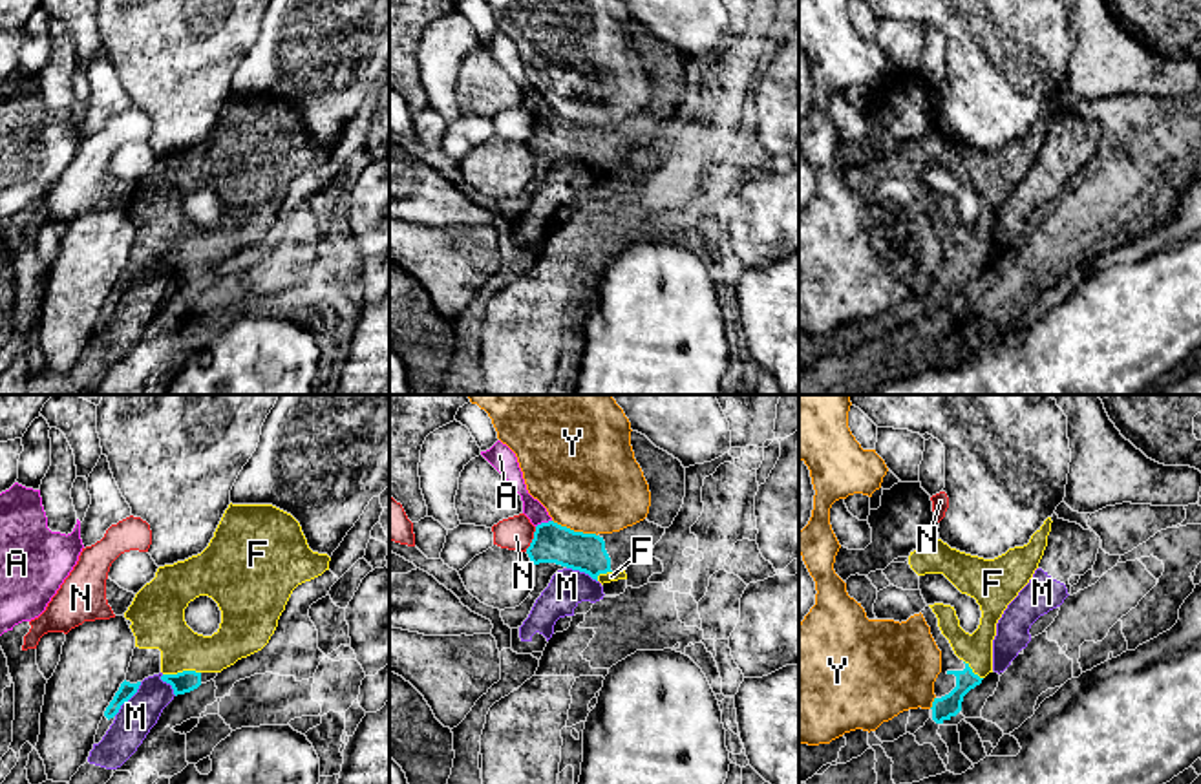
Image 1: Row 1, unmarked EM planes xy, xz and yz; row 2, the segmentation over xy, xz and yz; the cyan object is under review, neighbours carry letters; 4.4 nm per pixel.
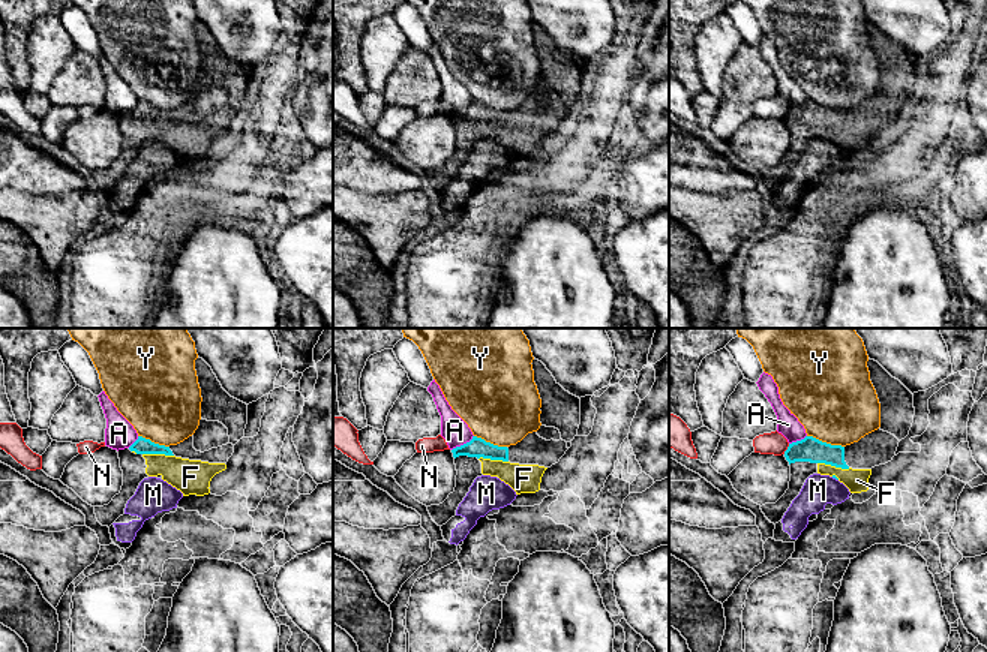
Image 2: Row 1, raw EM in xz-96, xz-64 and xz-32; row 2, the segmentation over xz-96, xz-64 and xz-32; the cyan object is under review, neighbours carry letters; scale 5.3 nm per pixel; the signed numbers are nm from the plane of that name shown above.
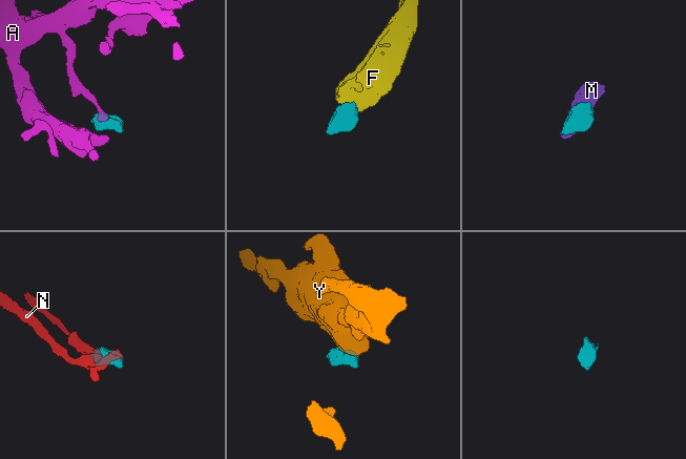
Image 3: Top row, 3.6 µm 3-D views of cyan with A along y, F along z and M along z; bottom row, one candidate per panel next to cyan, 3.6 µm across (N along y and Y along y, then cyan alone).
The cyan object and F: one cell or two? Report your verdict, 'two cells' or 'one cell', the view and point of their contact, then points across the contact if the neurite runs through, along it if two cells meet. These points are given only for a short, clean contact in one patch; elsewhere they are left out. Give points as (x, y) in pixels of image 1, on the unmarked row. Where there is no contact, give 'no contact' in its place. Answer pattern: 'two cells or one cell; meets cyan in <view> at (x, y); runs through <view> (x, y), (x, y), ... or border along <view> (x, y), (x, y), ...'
one cell; meets cyan in xy at (183, 262); runs through xy (183, 273), (183, 262), (181, 238), (158, 212)

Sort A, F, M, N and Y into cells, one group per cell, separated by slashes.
A / F / M / N / Y

